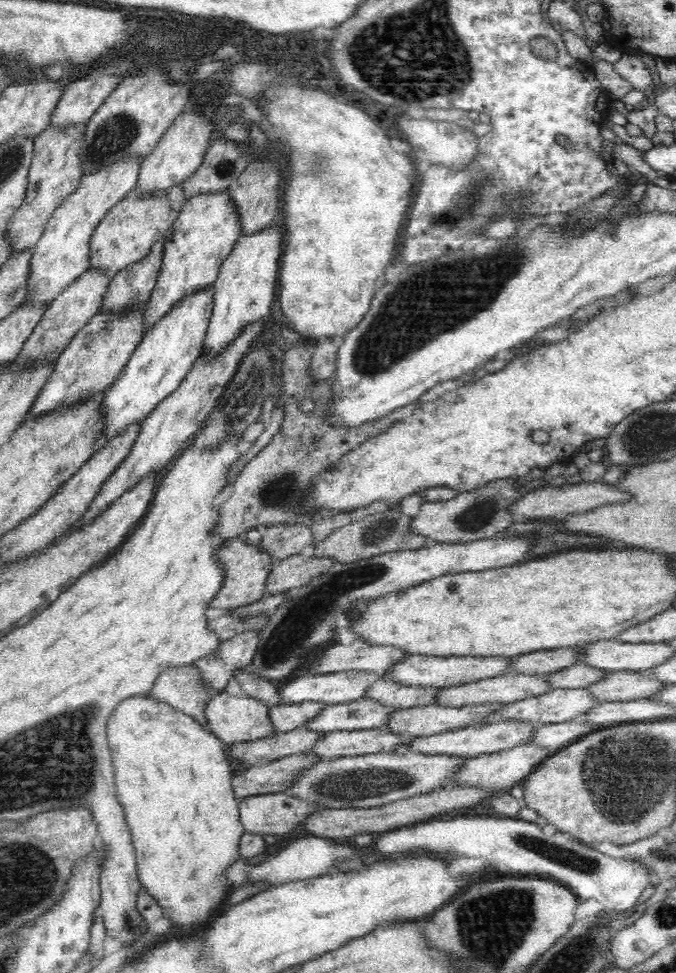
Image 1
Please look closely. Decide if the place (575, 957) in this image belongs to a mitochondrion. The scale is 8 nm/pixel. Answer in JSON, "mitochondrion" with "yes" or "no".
{"mitochondrion":"yes"}

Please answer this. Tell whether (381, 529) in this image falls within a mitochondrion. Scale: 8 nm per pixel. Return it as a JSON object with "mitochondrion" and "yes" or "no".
{"mitochondrion":"yes"}

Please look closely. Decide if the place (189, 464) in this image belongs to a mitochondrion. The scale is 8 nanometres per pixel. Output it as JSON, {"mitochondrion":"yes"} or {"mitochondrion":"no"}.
{"mitochondrion":"no"}

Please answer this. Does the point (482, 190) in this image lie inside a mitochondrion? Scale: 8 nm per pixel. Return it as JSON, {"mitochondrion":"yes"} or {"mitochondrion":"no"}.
{"mitochondrion":"yes"}

